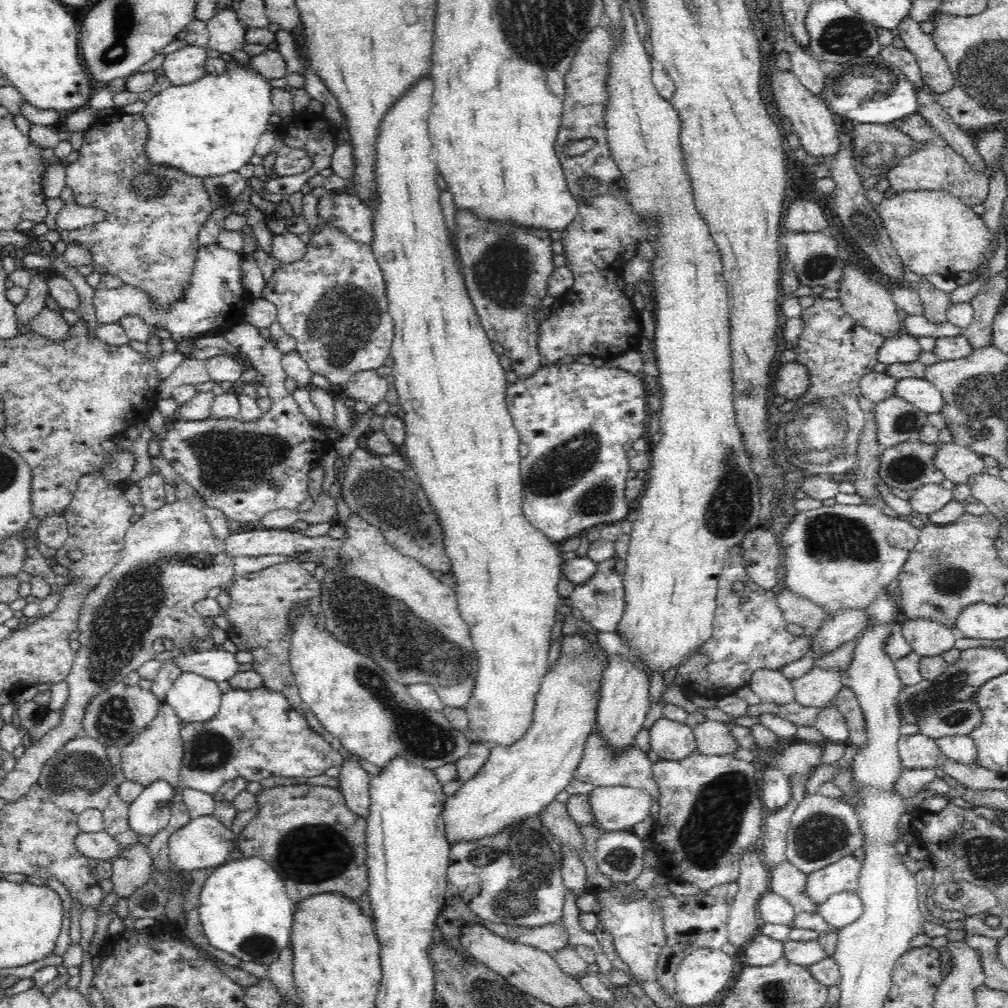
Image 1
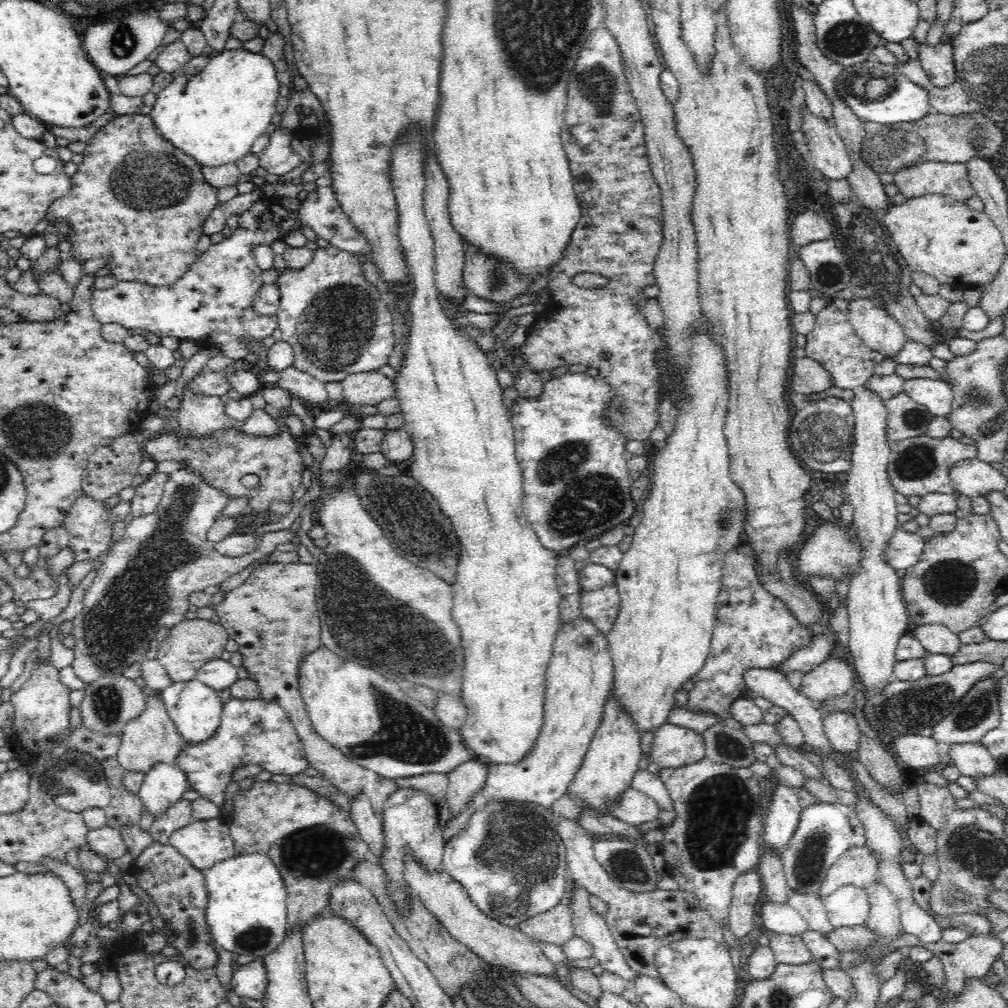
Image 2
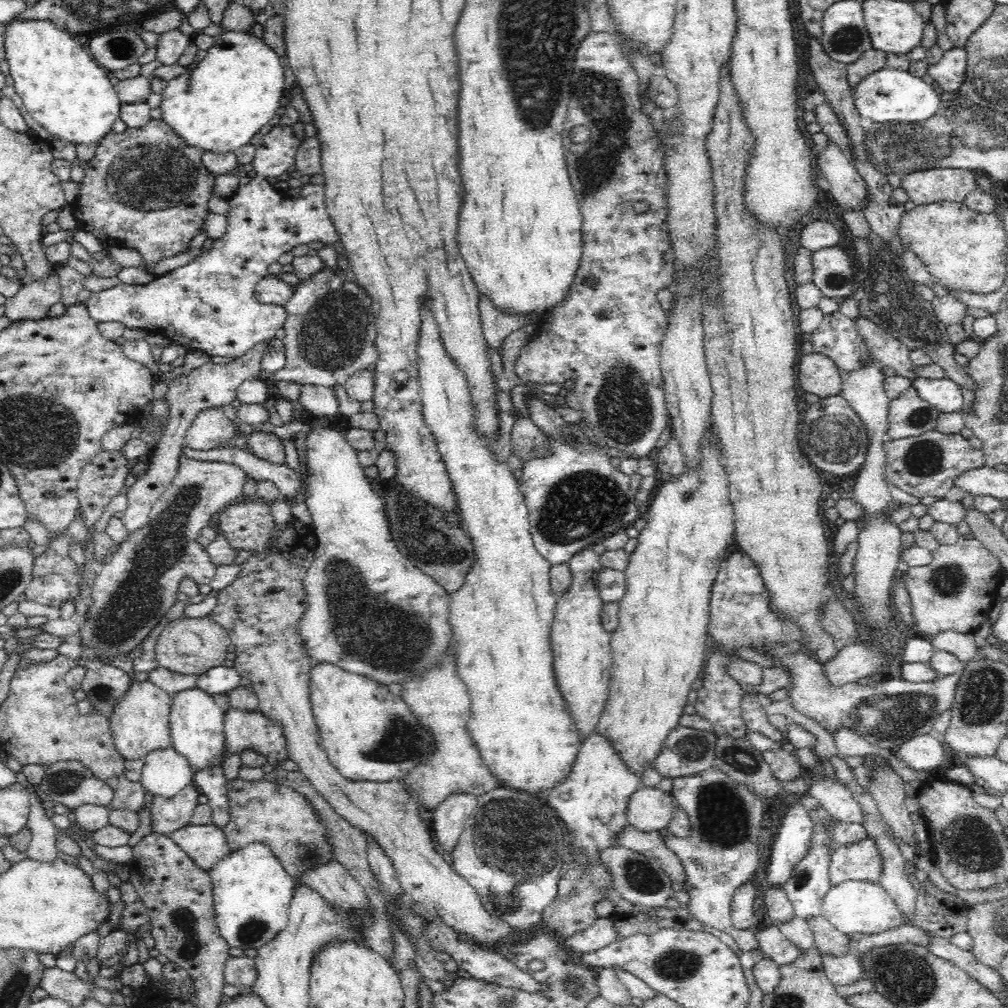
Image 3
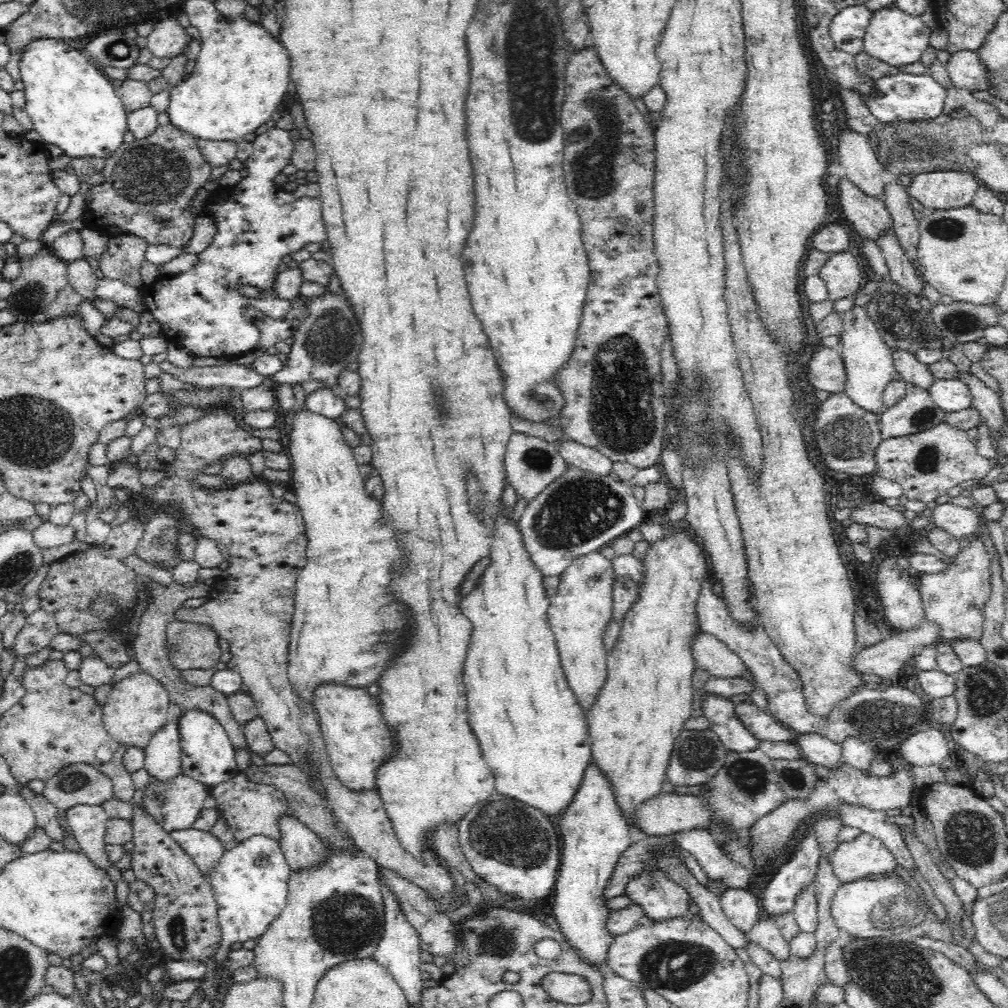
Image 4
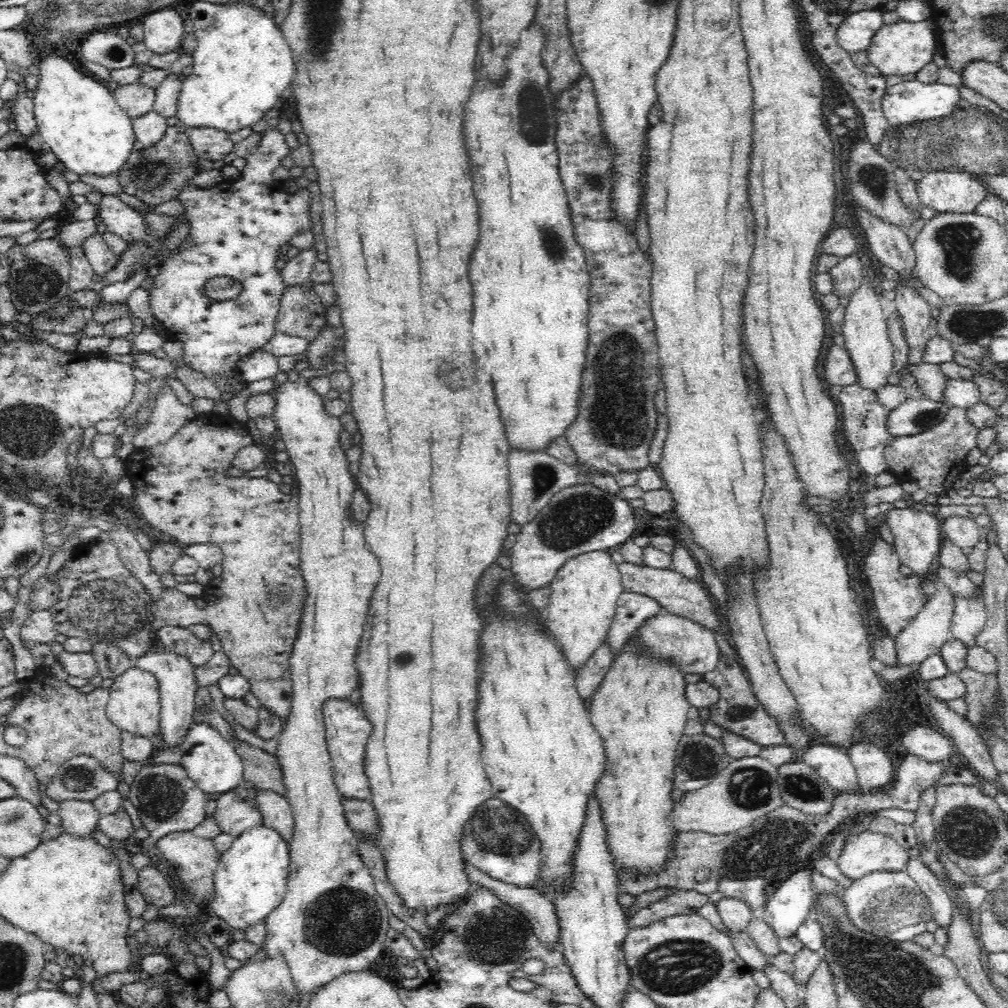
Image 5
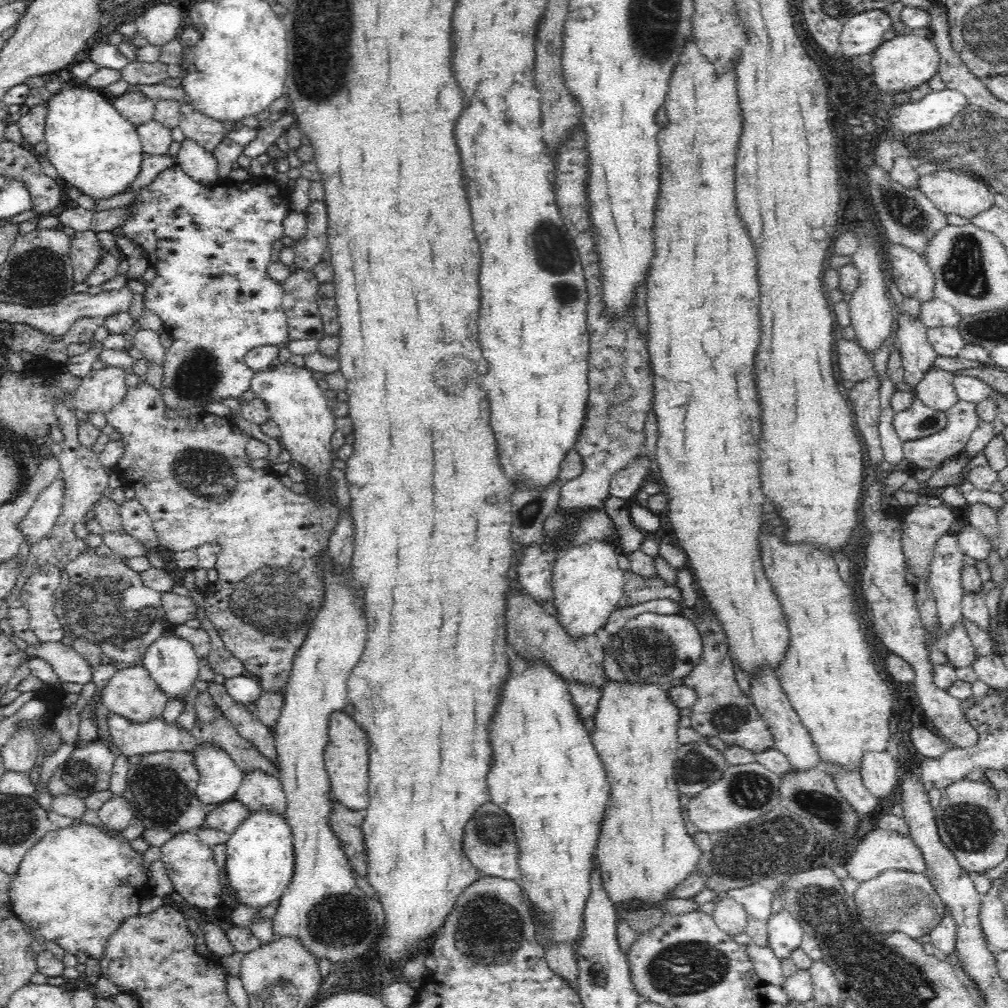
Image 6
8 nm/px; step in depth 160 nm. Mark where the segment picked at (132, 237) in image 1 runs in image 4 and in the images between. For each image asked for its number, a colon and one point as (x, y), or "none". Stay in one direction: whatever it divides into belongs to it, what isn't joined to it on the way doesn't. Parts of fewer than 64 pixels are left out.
2: (135, 199)
3: (146, 189)
4: (149, 183)

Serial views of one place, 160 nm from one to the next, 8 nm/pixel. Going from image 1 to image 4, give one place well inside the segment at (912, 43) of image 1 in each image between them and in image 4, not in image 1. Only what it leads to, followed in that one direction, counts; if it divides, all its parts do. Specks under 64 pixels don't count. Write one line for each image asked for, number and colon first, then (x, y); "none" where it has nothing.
2: (937, 61)
3: (949, 74)
4: (965, 68)

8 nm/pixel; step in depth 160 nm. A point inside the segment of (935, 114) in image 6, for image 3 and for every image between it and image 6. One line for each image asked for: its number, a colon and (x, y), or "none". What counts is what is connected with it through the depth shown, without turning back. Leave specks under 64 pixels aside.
3: (889, 95)
4: (903, 97)
5: (909, 102)

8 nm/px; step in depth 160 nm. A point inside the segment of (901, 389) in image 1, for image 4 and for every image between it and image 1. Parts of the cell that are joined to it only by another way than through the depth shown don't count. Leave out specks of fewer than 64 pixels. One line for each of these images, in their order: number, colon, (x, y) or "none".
2: (936, 395)
3: (944, 394)
4: (950, 395)

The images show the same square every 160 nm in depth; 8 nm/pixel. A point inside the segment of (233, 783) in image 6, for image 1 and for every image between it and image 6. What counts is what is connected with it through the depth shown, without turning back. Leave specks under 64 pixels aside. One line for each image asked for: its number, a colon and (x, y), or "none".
1: (195, 699)
2: (196, 709)
3: (197, 724)
4: (207, 755)
5: (211, 761)

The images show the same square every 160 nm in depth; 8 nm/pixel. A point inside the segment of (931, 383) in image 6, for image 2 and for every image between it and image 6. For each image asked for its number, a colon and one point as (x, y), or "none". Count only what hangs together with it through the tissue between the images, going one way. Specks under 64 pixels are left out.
2: (881, 332)
3: (883, 346)
4: (906, 364)
5: (931, 380)

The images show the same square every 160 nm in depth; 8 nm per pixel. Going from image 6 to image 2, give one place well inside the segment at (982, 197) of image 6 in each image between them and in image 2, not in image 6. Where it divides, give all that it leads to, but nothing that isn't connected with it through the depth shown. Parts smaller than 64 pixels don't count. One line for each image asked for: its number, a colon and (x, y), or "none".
2: (933, 178)
3: (938, 184)
4: (942, 190)
5: (957, 192)

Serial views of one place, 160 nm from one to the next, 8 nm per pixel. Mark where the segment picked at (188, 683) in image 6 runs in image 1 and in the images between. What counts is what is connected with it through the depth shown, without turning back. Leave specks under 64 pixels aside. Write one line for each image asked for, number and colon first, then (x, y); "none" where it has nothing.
1: (150, 812)
2: (164, 784)
3: (166, 771)
4: (163, 754)
5: (178, 686)

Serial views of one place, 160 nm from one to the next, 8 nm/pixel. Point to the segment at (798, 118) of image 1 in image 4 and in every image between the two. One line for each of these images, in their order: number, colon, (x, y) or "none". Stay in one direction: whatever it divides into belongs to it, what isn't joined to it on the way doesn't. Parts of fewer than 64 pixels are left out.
2: (828, 153)
3: (848, 188)
4: (869, 216)

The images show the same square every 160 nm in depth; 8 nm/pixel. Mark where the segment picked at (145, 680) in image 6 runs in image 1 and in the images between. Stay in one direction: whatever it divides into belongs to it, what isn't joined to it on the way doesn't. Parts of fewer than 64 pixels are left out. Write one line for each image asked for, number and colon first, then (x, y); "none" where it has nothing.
1: (156, 753)
2: (149, 738)
3: (139, 720)
4: (136, 708)
5: (134, 706)

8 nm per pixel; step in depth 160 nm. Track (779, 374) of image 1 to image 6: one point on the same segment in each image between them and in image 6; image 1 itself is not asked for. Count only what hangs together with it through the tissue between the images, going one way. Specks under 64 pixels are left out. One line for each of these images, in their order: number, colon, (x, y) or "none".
2: (807, 376)
3: (818, 374)
4: (825, 371)
5: (839, 370)
6: (854, 362)

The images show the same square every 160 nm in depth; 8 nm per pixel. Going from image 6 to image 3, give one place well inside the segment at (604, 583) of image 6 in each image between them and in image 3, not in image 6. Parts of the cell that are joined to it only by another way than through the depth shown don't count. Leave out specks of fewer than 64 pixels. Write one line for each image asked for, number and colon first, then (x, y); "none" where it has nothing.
3: (582, 664)
4: (581, 610)
5: (584, 593)

